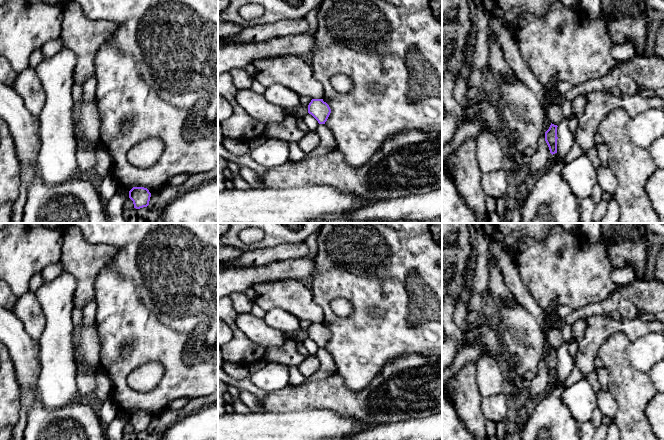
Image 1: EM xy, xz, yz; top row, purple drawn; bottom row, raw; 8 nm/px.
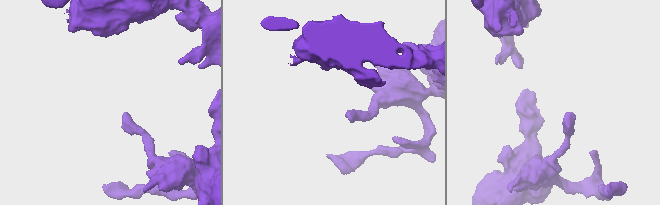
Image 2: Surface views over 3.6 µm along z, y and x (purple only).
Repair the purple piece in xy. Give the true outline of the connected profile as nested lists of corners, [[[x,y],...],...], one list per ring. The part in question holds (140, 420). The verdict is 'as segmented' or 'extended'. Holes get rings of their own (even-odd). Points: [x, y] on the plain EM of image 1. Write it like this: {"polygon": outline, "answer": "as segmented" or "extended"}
{"polygon": [[[133,411],[129,415],[129,422],[133,425],[134,432],[140,433],[149,429],[151,417],[144,411]]], "answer": "as segmented"}

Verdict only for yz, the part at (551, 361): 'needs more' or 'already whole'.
already whole

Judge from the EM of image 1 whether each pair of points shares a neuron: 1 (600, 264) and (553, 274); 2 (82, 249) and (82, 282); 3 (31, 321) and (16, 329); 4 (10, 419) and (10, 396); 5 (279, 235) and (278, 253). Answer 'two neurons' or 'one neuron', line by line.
1: one neuron
2: one neuron
3: two neurons
4: one neuron
5: two neurons

